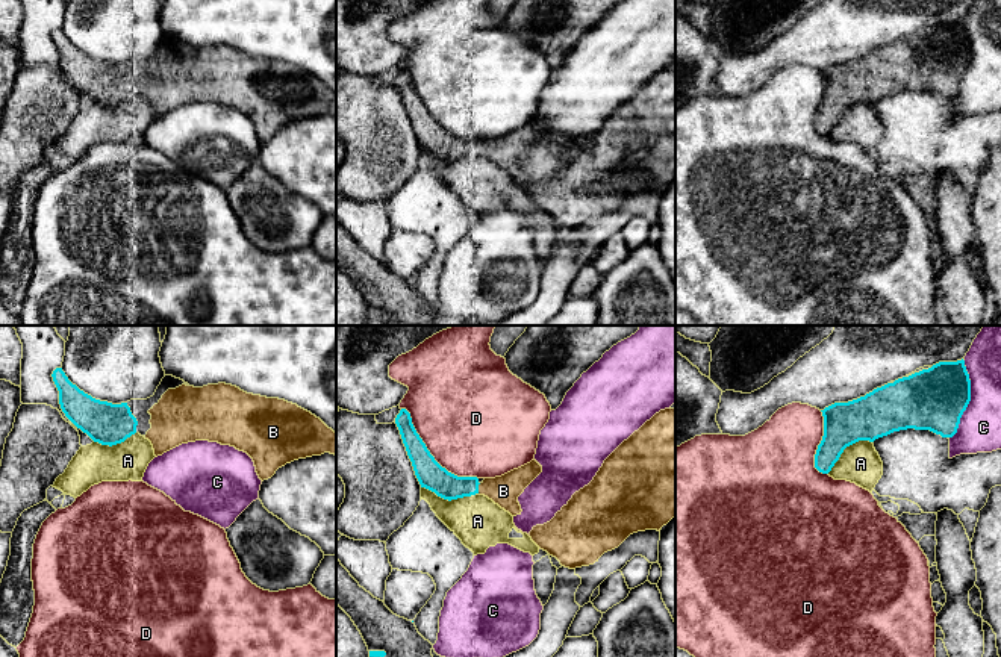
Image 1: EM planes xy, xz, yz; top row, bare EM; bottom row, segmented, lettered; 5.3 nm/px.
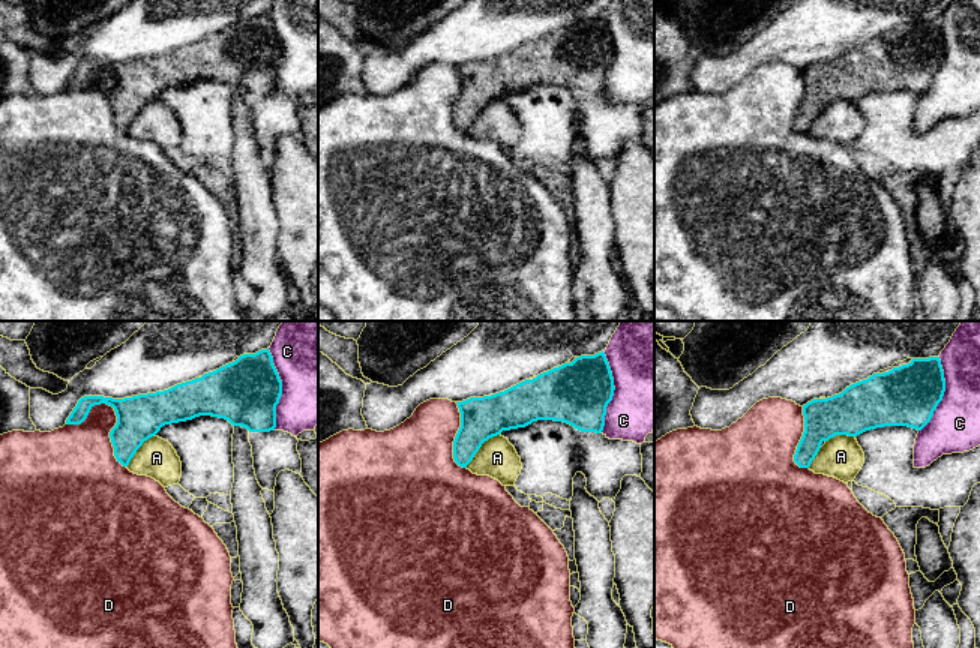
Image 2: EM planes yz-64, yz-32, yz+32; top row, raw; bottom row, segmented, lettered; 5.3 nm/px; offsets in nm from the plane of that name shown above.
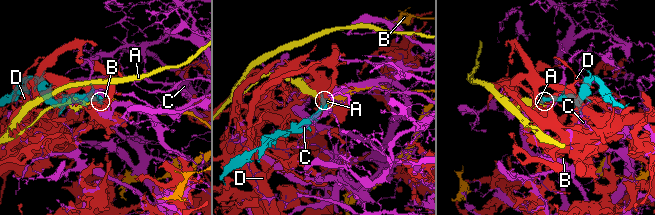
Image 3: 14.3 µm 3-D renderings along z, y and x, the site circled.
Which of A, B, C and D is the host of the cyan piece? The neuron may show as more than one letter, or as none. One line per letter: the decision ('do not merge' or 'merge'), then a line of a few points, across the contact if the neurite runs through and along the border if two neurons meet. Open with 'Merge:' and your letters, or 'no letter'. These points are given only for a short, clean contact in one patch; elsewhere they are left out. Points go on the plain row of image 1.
Merge: B
A: do not merge
B: merge
C: do not merge
D: do not merge

